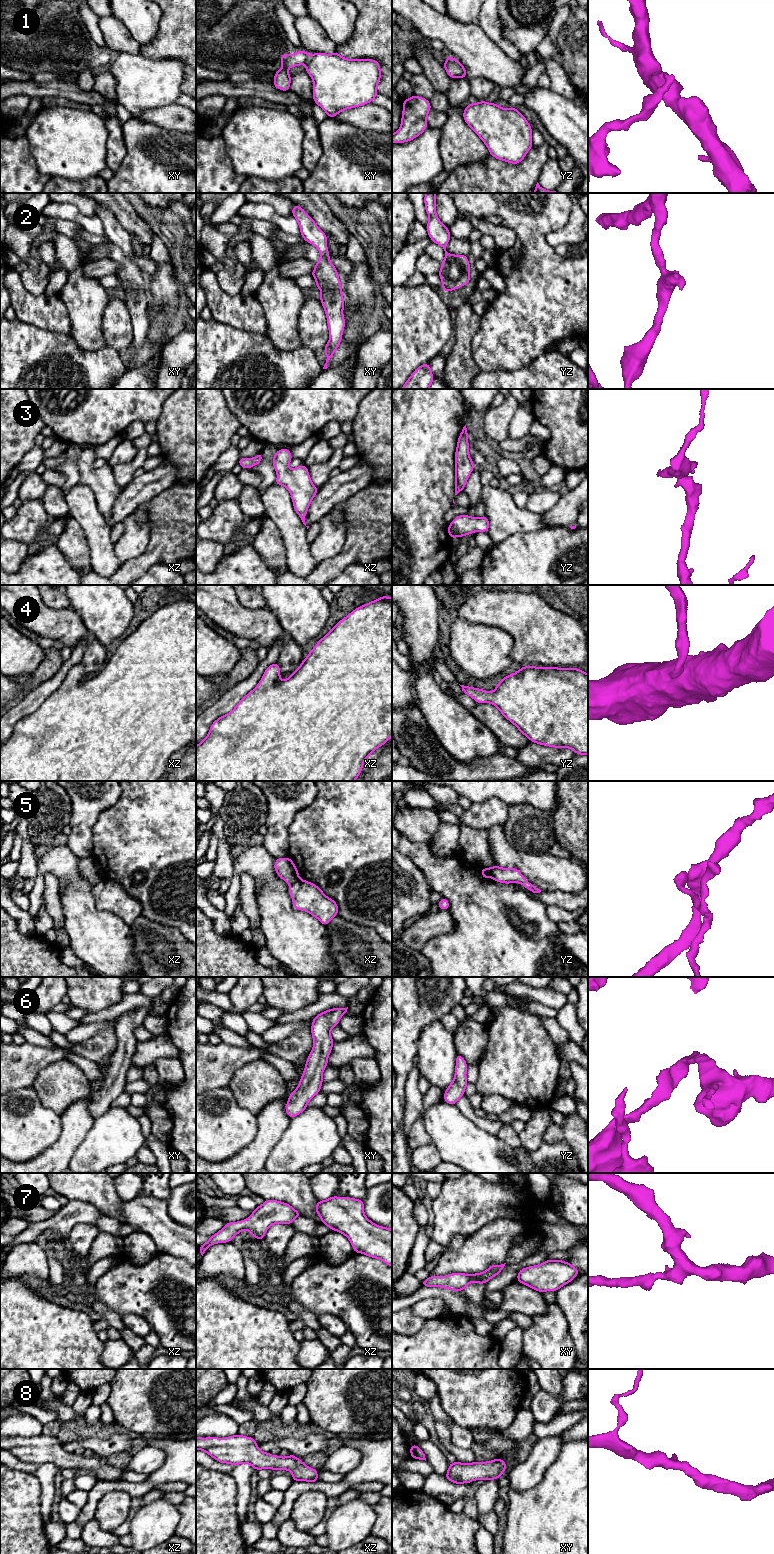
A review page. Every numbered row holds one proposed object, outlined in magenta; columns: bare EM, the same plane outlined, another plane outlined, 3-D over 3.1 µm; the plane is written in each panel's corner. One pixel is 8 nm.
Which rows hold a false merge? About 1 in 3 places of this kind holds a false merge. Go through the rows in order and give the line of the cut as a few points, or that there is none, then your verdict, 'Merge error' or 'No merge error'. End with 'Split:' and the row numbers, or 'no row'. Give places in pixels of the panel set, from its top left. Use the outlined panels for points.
1: Split along xy (310, 55), (306, 62). Merge error
2: No split. No merge error
3: No split. No merge error
4: No split. No merge error
5: Split along yz (491, 868), (492, 877). Merge error
6: No split. No merge error
7: No split. No merge error
8: No split. No merge error
Split: 1, 5

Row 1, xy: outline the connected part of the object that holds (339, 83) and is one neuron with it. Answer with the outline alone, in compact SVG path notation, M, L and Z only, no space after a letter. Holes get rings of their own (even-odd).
M338 52L314 53L305 71L313 80L313 100L328 117L371 103L378 95L380 63L372 59L347 59Z

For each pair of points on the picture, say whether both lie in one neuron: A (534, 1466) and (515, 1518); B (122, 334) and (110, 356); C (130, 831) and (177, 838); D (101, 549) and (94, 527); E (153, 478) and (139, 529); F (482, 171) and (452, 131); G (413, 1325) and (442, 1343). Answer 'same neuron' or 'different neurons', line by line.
A: different neurons
B: different neurons
C: same neuron
D: same neuron
E: different neurons
F: different neurons
G: different neurons

